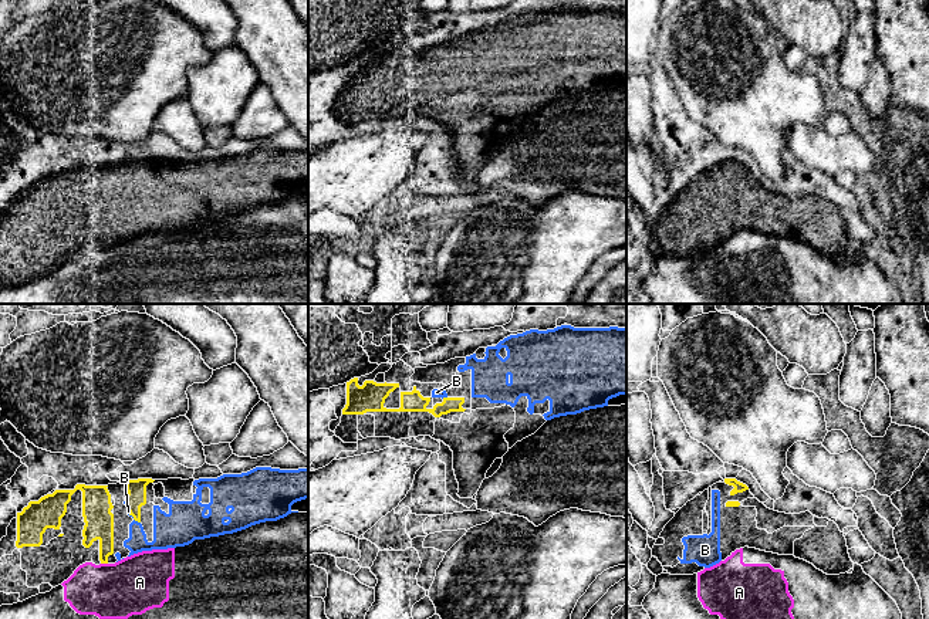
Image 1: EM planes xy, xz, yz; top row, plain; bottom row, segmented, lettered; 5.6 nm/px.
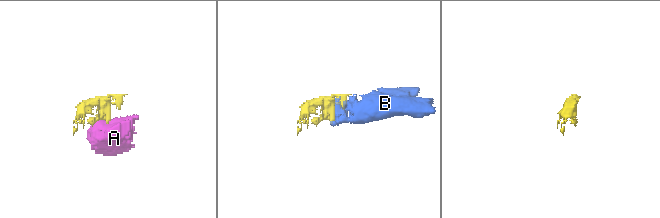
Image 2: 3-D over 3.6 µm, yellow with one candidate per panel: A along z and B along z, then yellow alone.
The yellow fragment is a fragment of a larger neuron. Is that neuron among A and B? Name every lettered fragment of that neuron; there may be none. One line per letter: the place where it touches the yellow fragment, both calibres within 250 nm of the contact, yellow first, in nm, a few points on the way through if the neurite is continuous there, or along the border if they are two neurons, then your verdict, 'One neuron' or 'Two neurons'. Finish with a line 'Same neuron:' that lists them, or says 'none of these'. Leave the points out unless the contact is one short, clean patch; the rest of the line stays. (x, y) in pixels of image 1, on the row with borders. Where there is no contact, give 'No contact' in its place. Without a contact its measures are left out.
A: Touches yellow at xy (104, 562). Thickness 160 nm (yellow) against 320 nm. Two neurons
B: Touches yellow at xz (443, 398). Thickness 110 nm (yellow) against 50 nm. One neuron
Same neuron: B

